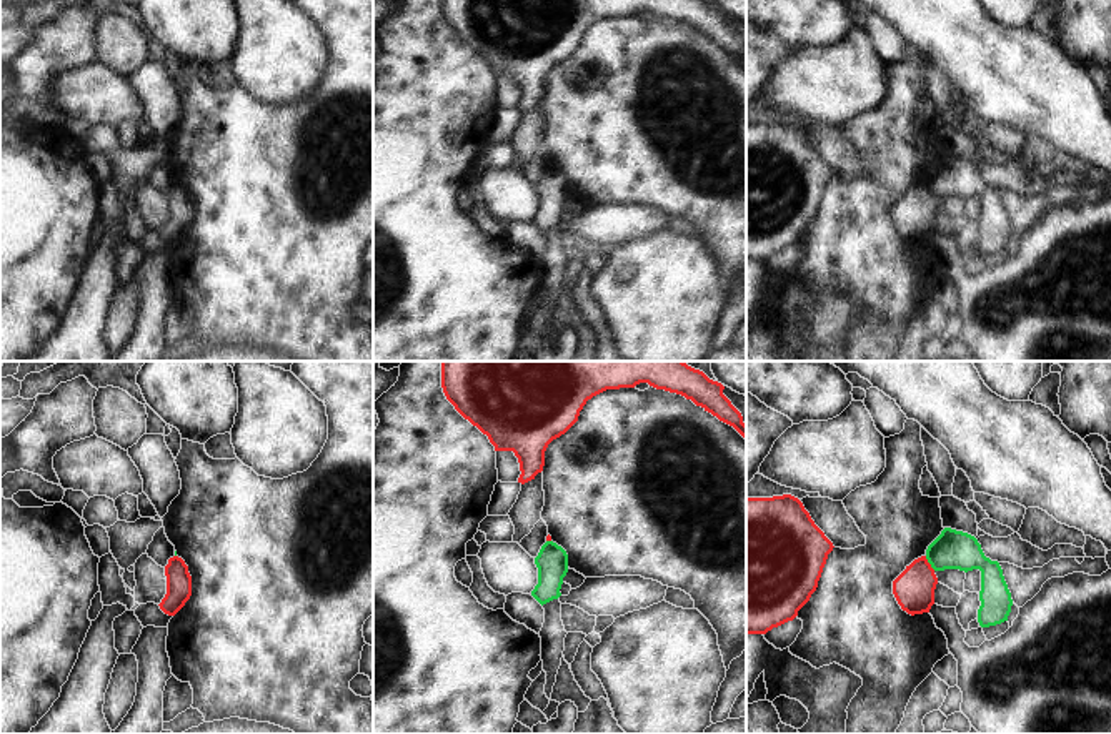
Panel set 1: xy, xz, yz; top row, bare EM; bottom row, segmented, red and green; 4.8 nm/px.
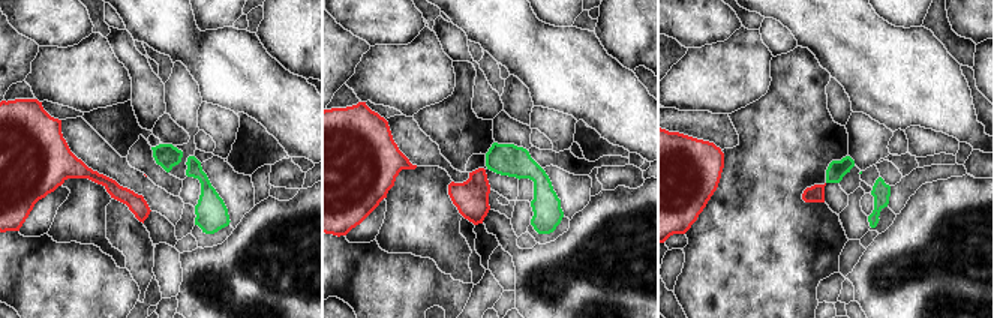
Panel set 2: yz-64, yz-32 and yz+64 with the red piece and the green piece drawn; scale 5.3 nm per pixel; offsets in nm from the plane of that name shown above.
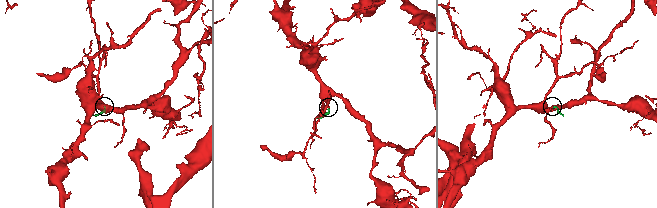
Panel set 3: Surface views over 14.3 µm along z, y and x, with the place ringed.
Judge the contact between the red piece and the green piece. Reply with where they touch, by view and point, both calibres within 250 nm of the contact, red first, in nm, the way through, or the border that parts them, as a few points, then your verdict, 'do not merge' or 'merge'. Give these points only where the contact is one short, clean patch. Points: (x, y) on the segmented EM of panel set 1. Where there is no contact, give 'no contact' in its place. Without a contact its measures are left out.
meets red in yz at (928, 563); 190 nm thick on the red side, 190 nm on the other; border along yz (925, 556), (935, 570); do not merge

